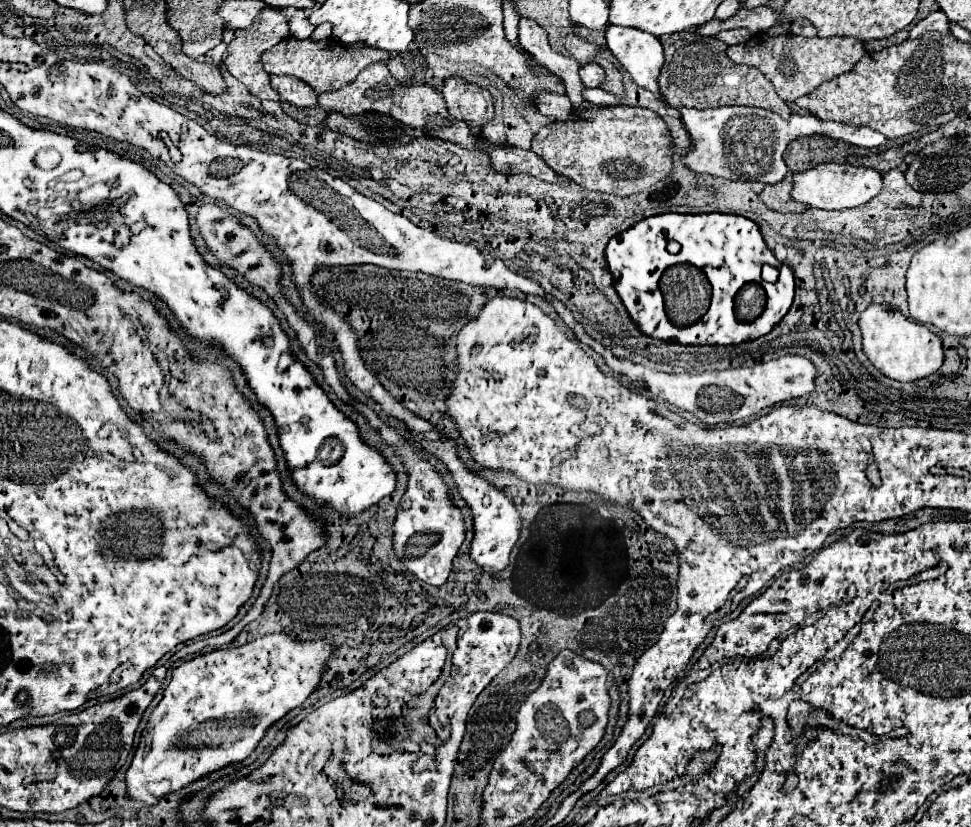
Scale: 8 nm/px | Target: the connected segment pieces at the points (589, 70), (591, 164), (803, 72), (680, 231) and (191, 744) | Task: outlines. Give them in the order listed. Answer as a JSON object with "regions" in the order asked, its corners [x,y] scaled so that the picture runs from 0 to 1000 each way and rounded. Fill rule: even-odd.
{"regions":[[[[613,75],[602,77],[598,82],[598,97],[600,97],[600,102],[605,106],[617,106],[623,99],[623,85]]],[[[629,128],[629,131],[605,131],[590,133],[582,148],[567,148],[557,155],[547,172],[547,181],[563,196],[574,210],[584,213],[592,222],[602,230],[633,235],[633,237],[650,237],[666,230],[668,225],[685,218],[693,206],[693,186],[695,174],[685,145],[673,133],[658,128]]],[[[778,41],[773,48],[751,56],[749,68],[759,77],[769,77],[782,82],[788,94],[792,94],[800,109],[800,114],[811,121],[819,123],[825,116],[841,109],[848,99],[854,99],[870,87],[876,87],[878,80],[891,68],[891,56],[883,46],[827,46],[817,41]]],[[[679,259],[668,261],[648,278],[631,285],[623,300],[631,348],[635,351],[642,370],[656,392],[656,397],[677,411],[699,416],[763,416],[788,406],[811,380],[817,368],[817,329],[804,319],[788,297],[782,273],[767,261],[757,259]],[[689,290],[701,295],[697,307],[687,305]],[[794,319],[802,326],[802,339],[790,343],[784,339],[784,322]],[[724,334],[732,343],[730,370],[724,377]]],[[[277,767],[252,781],[201,793],[182,805],[168,846],[156,863],[151,878],[156,888],[149,885],[131,931],[131,965],[158,975],[168,960],[182,958],[219,931],[252,919],[273,883],[324,834],[341,786],[331,774],[308,776],[296,767]]]]}

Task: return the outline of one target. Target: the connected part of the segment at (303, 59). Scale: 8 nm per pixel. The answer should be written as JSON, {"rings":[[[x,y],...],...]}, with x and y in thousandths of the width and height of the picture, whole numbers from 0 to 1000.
{"rings":[[[302,44],[289,48],[285,56],[281,56],[279,60],[271,63],[269,75],[271,82],[277,89],[298,89],[304,92],[312,99],[316,99],[326,114],[333,114],[337,109],[347,109],[351,104],[357,104],[359,99],[366,97],[366,92],[380,80],[386,73],[401,73],[401,65],[396,60],[382,60],[382,58],[374,58],[374,60],[357,60],[355,56],[351,56],[351,51],[337,46],[337,48],[306,48]]]}

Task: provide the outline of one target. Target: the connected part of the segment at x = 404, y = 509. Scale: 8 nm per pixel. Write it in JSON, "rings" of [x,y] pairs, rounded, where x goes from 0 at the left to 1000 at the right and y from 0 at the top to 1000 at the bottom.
{"rings":[[[376,496],[376,503],[378,510],[392,525],[394,534],[407,542],[407,549],[415,556],[421,573],[419,593],[409,612],[409,626],[405,634],[405,667],[432,701],[454,709],[460,701],[464,692],[464,680],[479,651],[479,634],[475,619],[460,602],[460,590],[450,568],[438,556],[429,556],[425,539],[415,534],[407,525],[407,520],[396,515],[382,496]]]}

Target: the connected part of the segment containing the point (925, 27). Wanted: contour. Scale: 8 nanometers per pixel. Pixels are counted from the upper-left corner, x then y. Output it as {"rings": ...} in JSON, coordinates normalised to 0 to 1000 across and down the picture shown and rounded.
{"rings":[[[965,12],[965,15],[959,15],[955,22],[951,22],[949,27],[944,27],[938,36],[936,36],[936,48],[940,48],[940,46],[946,46],[949,41],[953,41],[953,39],[967,39],[967,41],[979,41],[979,36],[977,36],[977,22],[969,15],[969,12]]]}

